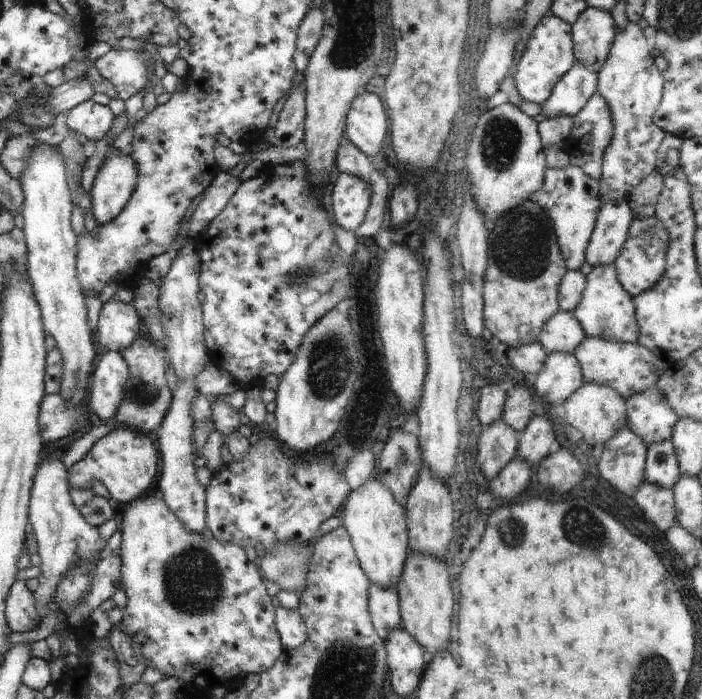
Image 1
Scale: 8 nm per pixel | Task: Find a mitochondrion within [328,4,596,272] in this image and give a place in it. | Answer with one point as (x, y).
(500, 142)

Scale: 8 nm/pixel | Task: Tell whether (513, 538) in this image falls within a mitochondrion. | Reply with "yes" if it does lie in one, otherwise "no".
yes

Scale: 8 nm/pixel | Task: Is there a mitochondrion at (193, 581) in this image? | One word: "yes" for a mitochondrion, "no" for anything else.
yes

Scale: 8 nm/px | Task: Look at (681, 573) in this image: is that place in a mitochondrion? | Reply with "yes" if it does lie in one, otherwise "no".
no

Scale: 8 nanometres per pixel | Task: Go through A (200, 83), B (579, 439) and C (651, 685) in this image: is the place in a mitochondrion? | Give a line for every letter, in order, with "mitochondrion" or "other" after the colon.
A: other
B: other
C: mitochondrion

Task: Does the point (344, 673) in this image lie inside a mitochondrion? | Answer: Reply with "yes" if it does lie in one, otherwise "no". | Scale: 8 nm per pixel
yes

